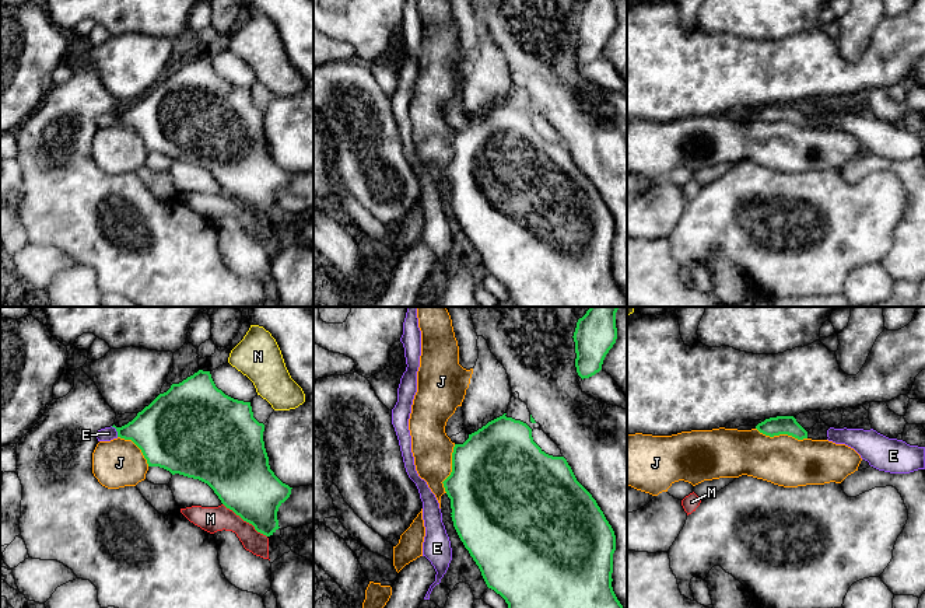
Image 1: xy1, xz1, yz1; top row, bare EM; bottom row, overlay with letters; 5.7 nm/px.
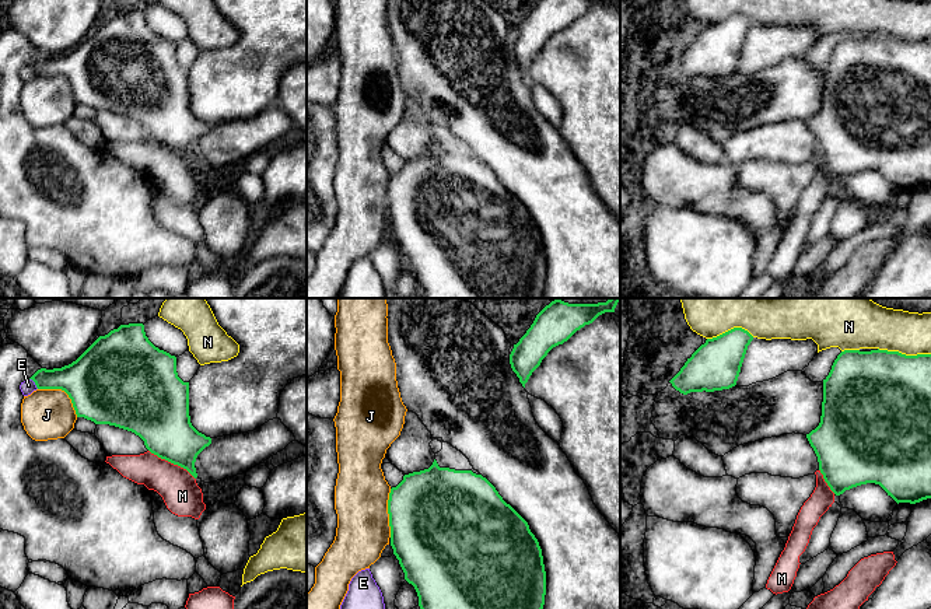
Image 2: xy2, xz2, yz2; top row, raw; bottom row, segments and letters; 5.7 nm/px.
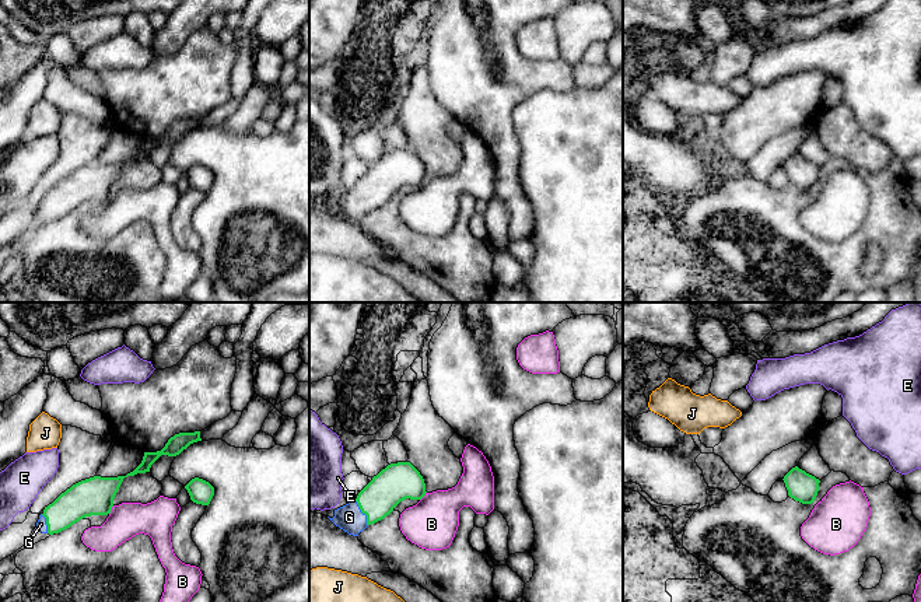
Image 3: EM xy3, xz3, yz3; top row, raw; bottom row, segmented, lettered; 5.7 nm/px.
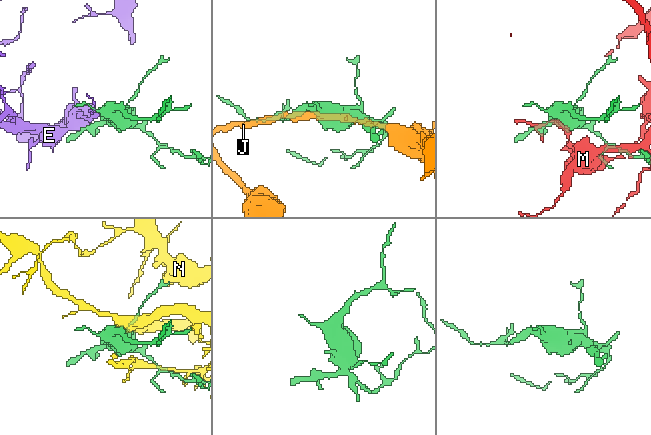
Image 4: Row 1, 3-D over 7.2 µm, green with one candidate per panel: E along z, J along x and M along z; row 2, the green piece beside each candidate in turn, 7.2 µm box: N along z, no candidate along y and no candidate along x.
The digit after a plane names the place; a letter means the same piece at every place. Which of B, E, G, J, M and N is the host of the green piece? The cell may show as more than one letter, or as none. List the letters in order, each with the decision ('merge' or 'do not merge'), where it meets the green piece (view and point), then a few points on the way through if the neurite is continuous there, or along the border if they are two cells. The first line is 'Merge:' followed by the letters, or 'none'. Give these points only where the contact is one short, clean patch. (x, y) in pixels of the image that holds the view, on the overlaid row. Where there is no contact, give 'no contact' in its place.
Merge: G
B: do not merge; contact xy3 (111, 510); border xy3 (114, 506), (109, 514)
E: do not merge; contact xy1 (116, 430); border xy1 (111, 426), (118, 436)
G: merge; contact xz3 (363, 513); way xz3 (395, 483), (363, 513), (349, 517)
J: do not merge; contact xy2 (63, 389)
M: do not merge; contact xy2 (172, 462)
N: do not merge; contact yz2 (905, 354)

